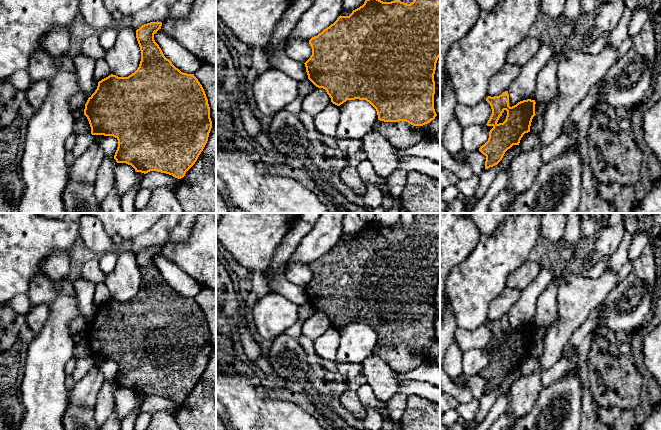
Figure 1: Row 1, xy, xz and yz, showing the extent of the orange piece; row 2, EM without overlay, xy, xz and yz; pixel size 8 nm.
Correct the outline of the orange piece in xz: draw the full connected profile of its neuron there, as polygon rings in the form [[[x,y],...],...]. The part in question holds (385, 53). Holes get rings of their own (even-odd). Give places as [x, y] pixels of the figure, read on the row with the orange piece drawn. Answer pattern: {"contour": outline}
{"contour": [[[365,0],[364,4],[352,11],[349,16],[339,16],[329,27],[309,40],[312,55],[304,63],[308,79],[318,88],[326,90],[331,102],[340,106],[347,100],[366,100],[377,111],[378,120],[384,122],[406,121],[413,126],[423,126],[430,123],[437,116],[434,109],[436,63],[440,57],[440,0],[413,0],[410,4],[394,0],[383,2],[381,0]]]}

